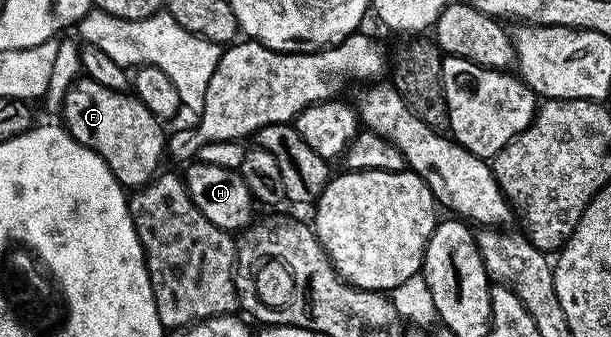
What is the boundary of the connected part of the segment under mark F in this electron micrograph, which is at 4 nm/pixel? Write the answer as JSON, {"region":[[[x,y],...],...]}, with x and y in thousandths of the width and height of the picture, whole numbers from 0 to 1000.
{"region":[[[134,223],[111,258],[98,320],[100,341],[108,392],[116,395],[137,436],[157,448],[157,460],[164,460],[164,472],[177,484],[188,531],[208,564],[218,567],[229,549],[239,549],[260,510],[259,487],[264,484],[265,466],[268,478],[272,454],[273,398],[265,395],[267,362],[254,347],[249,329],[242,329],[242,318],[236,318],[224,282],[164,258],[164,246],[152,240],[146,223]]]}

